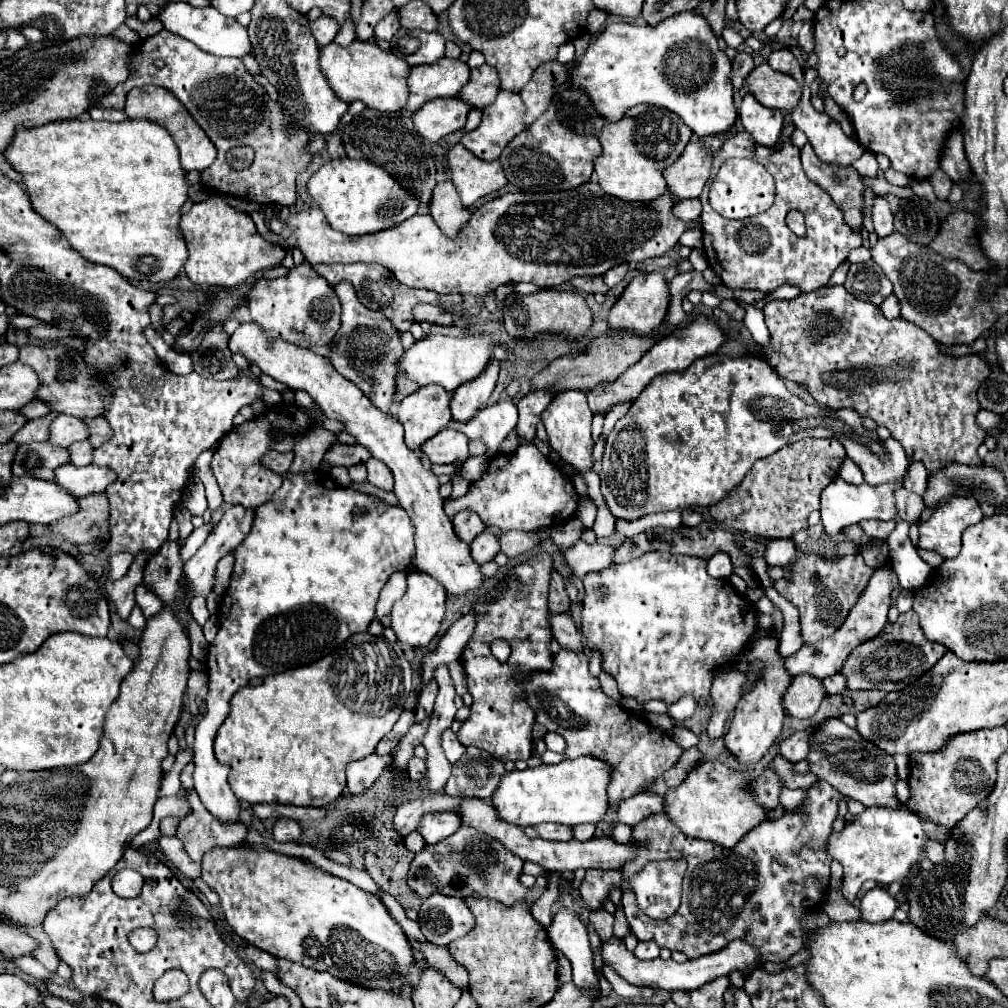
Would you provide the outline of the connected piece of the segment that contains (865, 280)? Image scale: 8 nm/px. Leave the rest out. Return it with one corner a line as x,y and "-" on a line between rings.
869,259
867,263
851,265
845,281
845,289
857,299
869,301
873,305
881,305
883,299
891,295
893,285
887,279
887,275
883,275
881,267

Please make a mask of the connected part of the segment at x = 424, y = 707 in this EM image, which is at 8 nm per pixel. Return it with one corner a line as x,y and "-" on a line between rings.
435,681
427,683
427,687
423,687
419,701
417,701
417,717
425,719
433,713
433,705
435,705
435,695
437,695
439,687
435,687

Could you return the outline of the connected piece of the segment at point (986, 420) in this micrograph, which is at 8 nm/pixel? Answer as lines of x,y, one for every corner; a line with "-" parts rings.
981,409
977,413
977,423
983,427
983,429
993,429
993,427
1001,427
1001,417
991,413
991,411
985,411

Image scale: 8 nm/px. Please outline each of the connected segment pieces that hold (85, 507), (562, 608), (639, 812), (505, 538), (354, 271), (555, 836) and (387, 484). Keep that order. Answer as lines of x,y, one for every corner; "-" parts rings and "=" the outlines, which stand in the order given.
95,493
79,499
79,511
75,515
67,515
47,529
53,535
65,537
69,543
93,543
97,539
107,539
109,525
109,503
105,493
=
553,571
553,579
551,579
551,589
549,589
549,611
553,615
559,615
559,613
569,613
569,597
567,597
567,591
565,591
565,579
=
639,793
631,799
621,801
618,806
618,821
627,825
637,825
647,815
663,813
663,795
651,795
651,793
=
511,529
511,531
501,531
501,533
499,533
501,553
505,553
509,559
533,551
539,541
541,541
541,539
539,539
537,533
515,531
515,529
=
317,265
315,269
321,271
321,275
331,283
339,283
341,279
347,279
353,283
359,301
367,307
367,309
375,309
381,311
397,331
407,331
411,321
411,309
417,303
431,303
431,305
445,305
445,295
433,293
433,291
425,291
425,289
411,289
411,287
403,287
391,273
385,271
385,267
375,267
375,265
=
539,823
539,825
535,825
535,831
539,833
541,839
549,839
549,841
569,841
569,839
573,839
571,827
559,827
555,823
=
373,457
367,459
365,467
367,467
367,481
371,485
385,489
385,491
393,491
393,475
379,459
373,459

